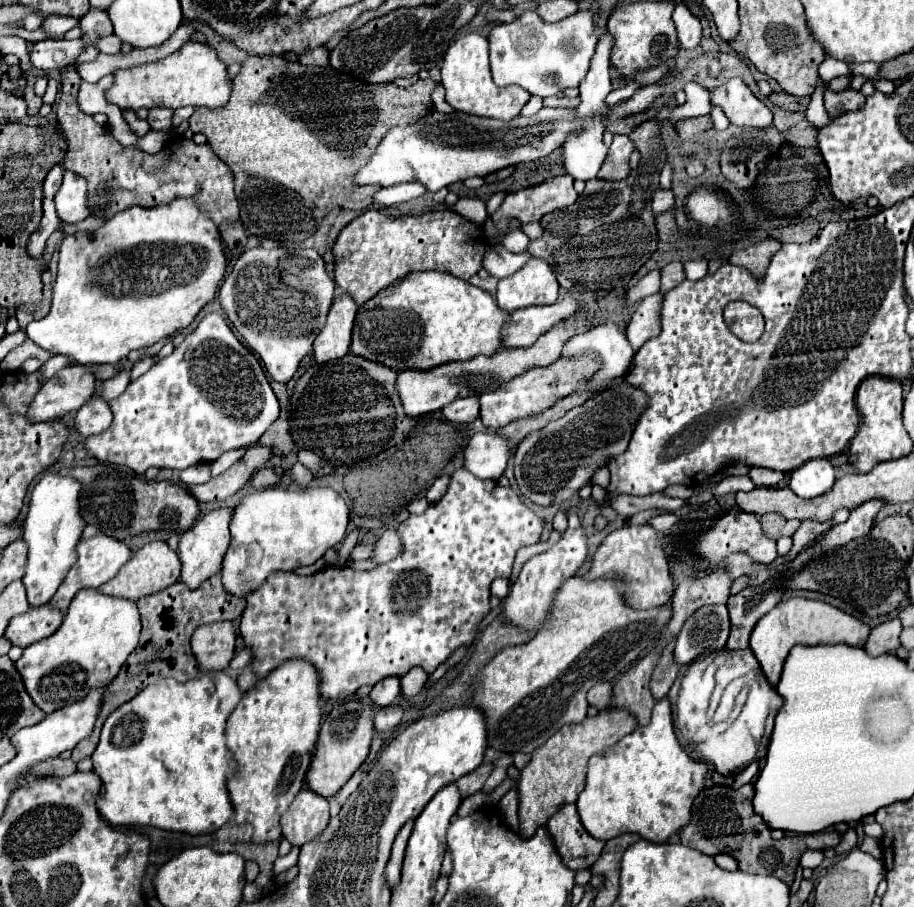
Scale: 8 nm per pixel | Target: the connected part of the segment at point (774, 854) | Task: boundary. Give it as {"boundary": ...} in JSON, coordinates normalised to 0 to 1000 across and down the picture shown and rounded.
{"boundary":[[[814,864],[807,871],[794,871],[794,869],[790,871],[786,867],[777,871],[770,869],[757,886],[757,902],[746,913],[744,928],[775,944],[799,942],[801,946],[807,948],[810,959],[825,964],[845,964],[864,977],[869,961],[875,953],[873,948],[882,937],[912,935],[921,924],[919,917],[915,915],[902,915],[895,920],[871,920],[871,922],[858,922],[856,926],[847,926],[842,922],[842,911],[834,904],[834,900],[825,895],[823,878],[825,878],[825,864]]]}

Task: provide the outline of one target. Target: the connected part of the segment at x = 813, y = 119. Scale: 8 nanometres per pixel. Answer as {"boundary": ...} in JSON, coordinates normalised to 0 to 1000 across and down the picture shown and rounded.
{"boundary":[[[895,86],[895,97],[891,99],[888,110],[886,110],[886,115],[884,115],[884,121],[882,121],[884,135],[886,135],[888,139],[893,139],[893,141],[899,141],[899,139],[904,139],[904,137],[908,135],[908,128],[906,128],[904,121],[902,121],[899,108],[902,108],[902,88]]]}

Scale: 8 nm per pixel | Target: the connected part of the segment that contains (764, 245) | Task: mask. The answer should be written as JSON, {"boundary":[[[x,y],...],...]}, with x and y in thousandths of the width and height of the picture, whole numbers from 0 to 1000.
{"boundary":[[[838,262],[825,271],[818,271],[814,276],[807,276],[799,282],[799,291],[807,291],[821,298],[821,302],[827,308],[833,308],[840,295],[840,289],[845,280],[853,273],[856,269],[847,262]]]}

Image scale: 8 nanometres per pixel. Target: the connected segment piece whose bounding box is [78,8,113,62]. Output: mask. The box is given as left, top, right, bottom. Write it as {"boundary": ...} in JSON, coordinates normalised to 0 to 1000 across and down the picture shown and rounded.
{"boundary":[[[98,9],[98,13],[88,22],[90,32],[90,42],[94,44],[94,57],[85,62],[85,68],[103,68],[108,61],[106,53],[103,51],[105,43],[112,40],[124,37],[124,29],[118,14],[107,9]]]}

